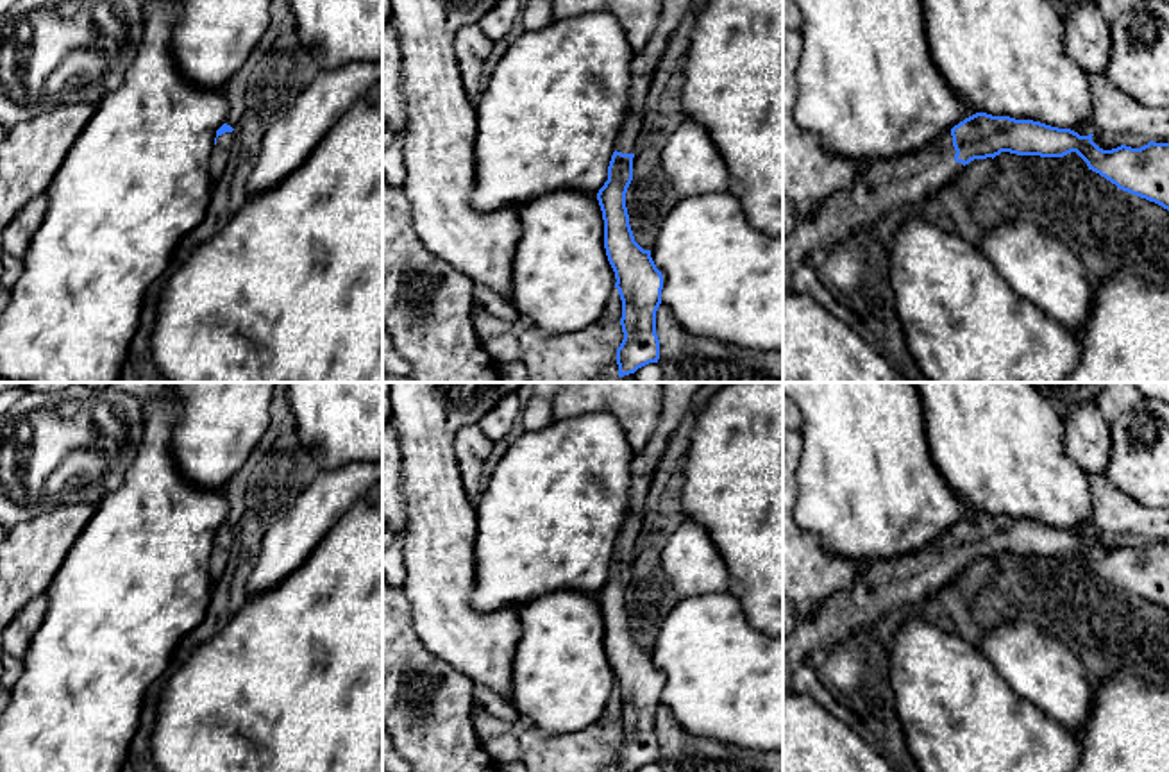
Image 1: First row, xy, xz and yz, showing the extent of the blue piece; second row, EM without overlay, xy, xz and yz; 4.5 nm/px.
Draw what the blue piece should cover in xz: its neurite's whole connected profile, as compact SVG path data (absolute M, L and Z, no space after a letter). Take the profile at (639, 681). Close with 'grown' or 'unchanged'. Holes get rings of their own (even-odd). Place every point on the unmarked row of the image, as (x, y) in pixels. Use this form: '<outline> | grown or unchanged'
M629 511L617 536L608 581L597 593L604 620L604 649L622 701L624 740L617 749L618 772L636 772L660 759L656 711L661 704L663 676L651 650L643 650L635 642L626 608L626 593L633 581L633 558L645 529L645 522Z | grown

